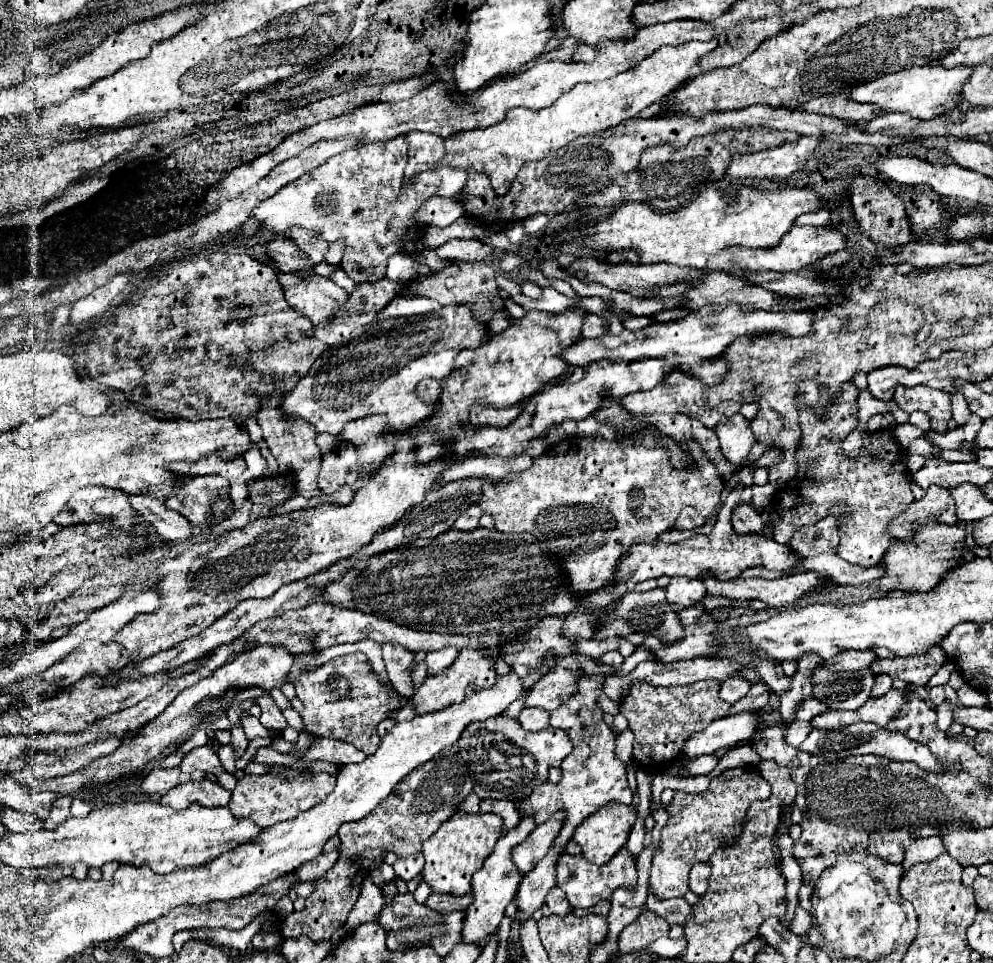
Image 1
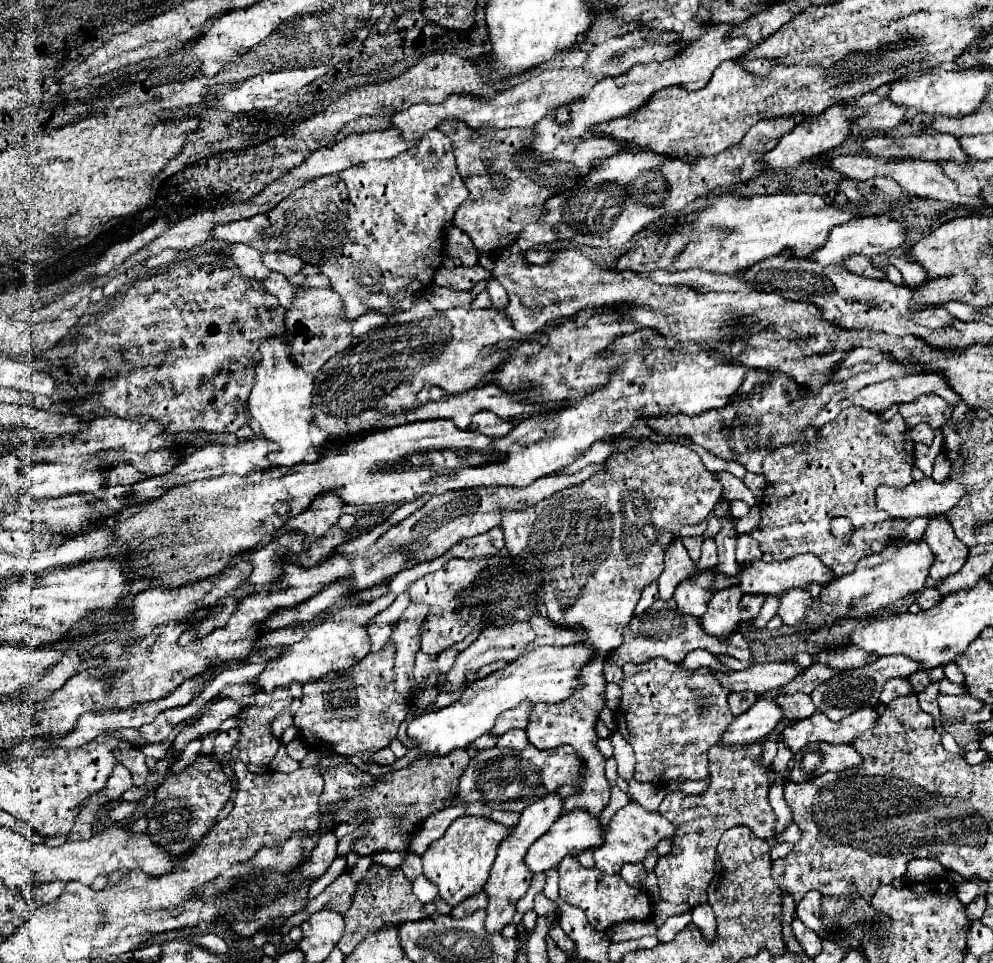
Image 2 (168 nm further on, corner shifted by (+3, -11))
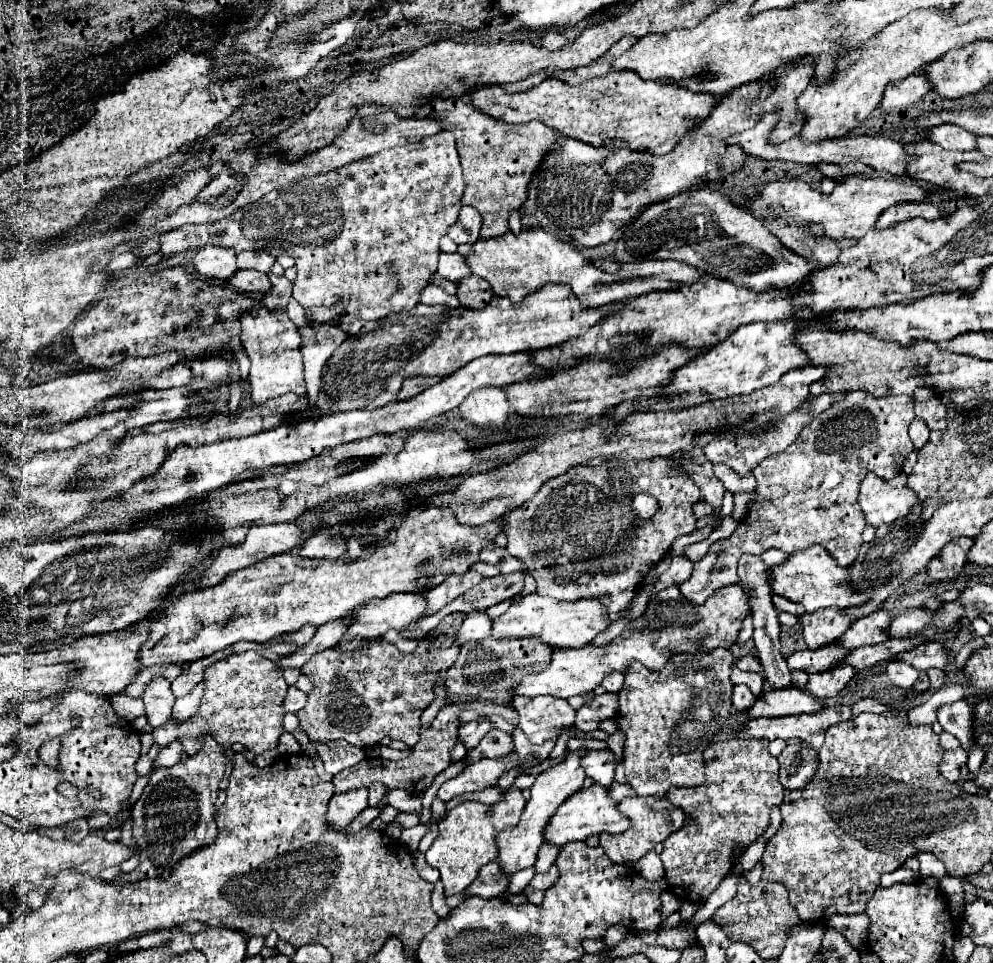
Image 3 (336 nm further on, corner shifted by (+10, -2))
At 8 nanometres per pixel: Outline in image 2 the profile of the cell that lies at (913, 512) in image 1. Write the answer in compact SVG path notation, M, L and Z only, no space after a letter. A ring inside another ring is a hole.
M943 515L931 519L923 541L931 547L933 553L937 553L937 563L933 563L931 567L933 581L941 581L959 571L969 557L969 549L955 537Z

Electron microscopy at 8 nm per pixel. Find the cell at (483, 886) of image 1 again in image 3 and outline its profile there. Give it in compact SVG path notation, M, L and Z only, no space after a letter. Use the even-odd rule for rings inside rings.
M578 750L574 754L570 754L570 758L566 758L564 762L544 770L542 774L536 776L530 792L532 792L532 798L526 802L524 810L522 810L522 816L520 816L520 822L512 828L506 828L498 834L496 838L496 846L498 846L498 856L496 856L496 862L502 870L502 874L506 878L510 878L512 874L516 874L518 870L524 870L524 868L530 868L534 862L536 862L536 854L538 854L538 848L542 846L544 842L544 826L548 824L550 816L556 812L556 808L570 796L574 794L576 790L580 790L586 774L580 766L580 758L582 758L584 750Z

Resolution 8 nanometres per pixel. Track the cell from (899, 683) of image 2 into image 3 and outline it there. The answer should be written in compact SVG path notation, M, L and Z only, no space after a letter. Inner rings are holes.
M888 662L884 674L892 686L898 686L904 690L912 688L918 678L918 672L910 664L904 664L904 662Z

